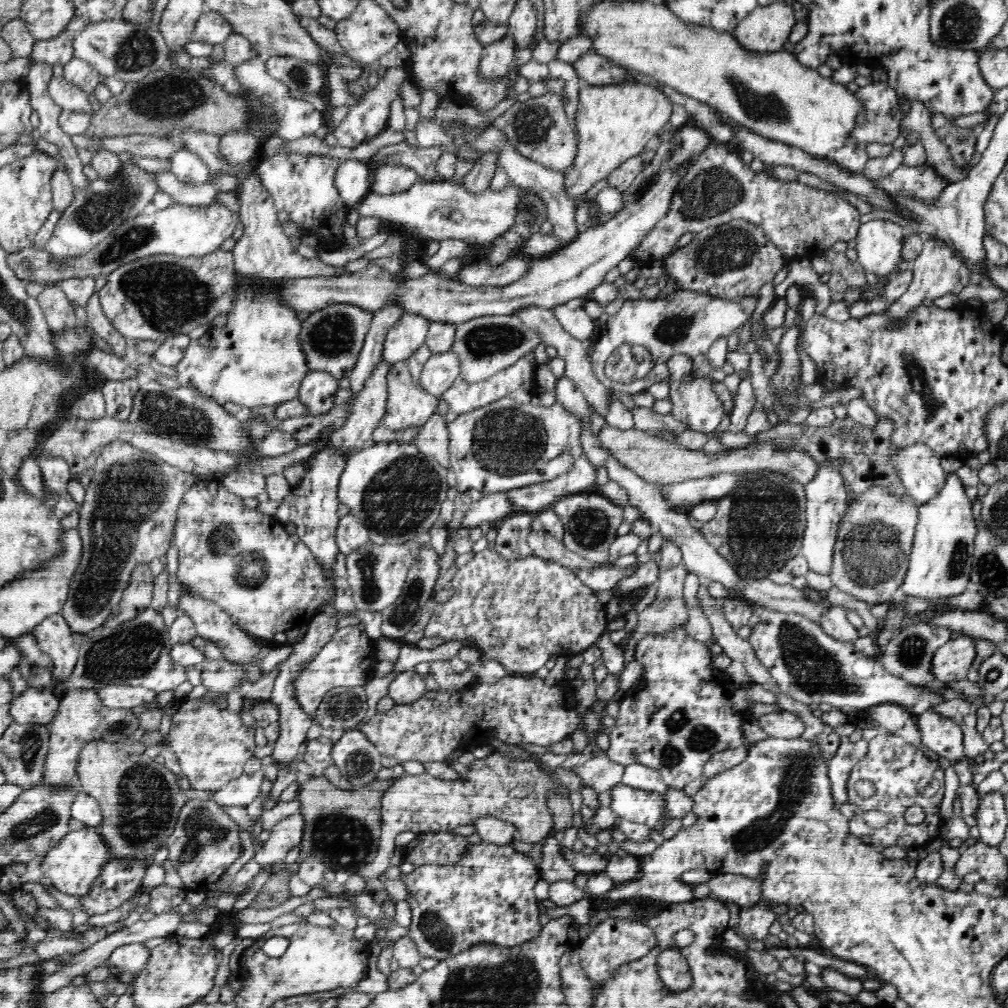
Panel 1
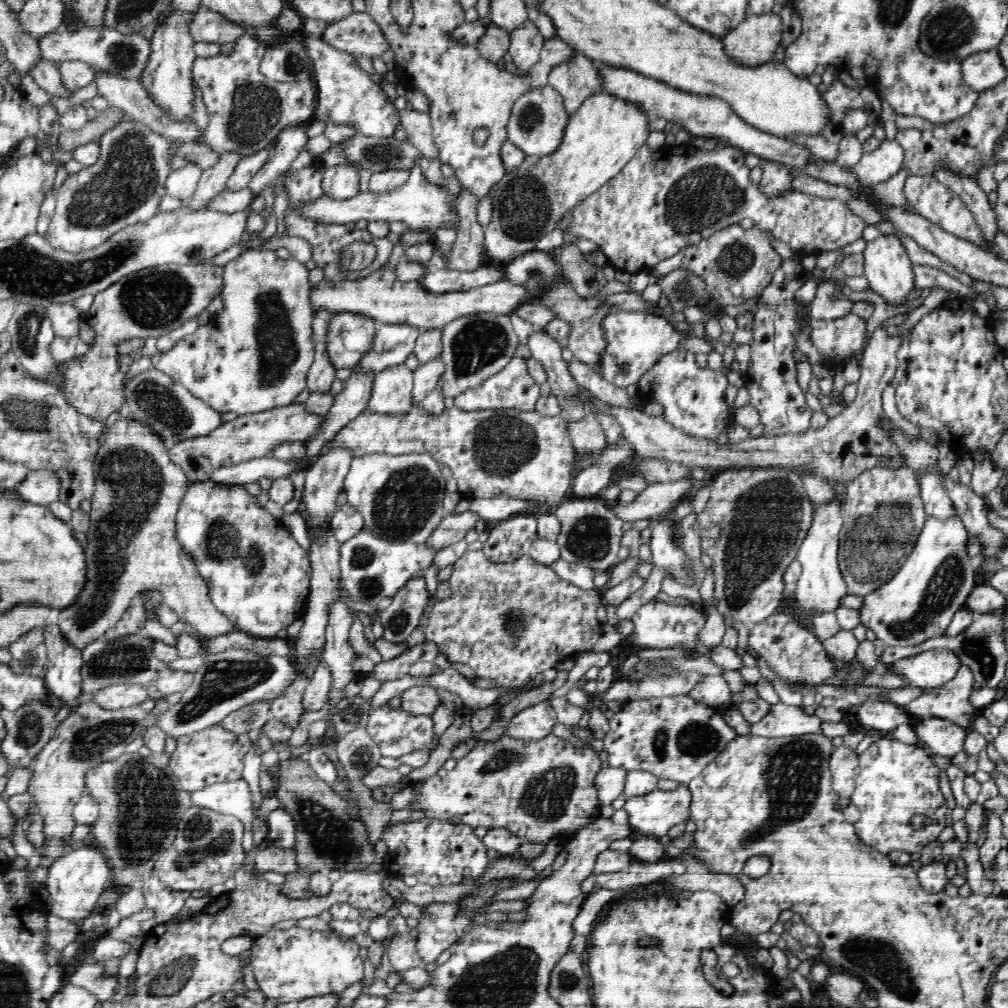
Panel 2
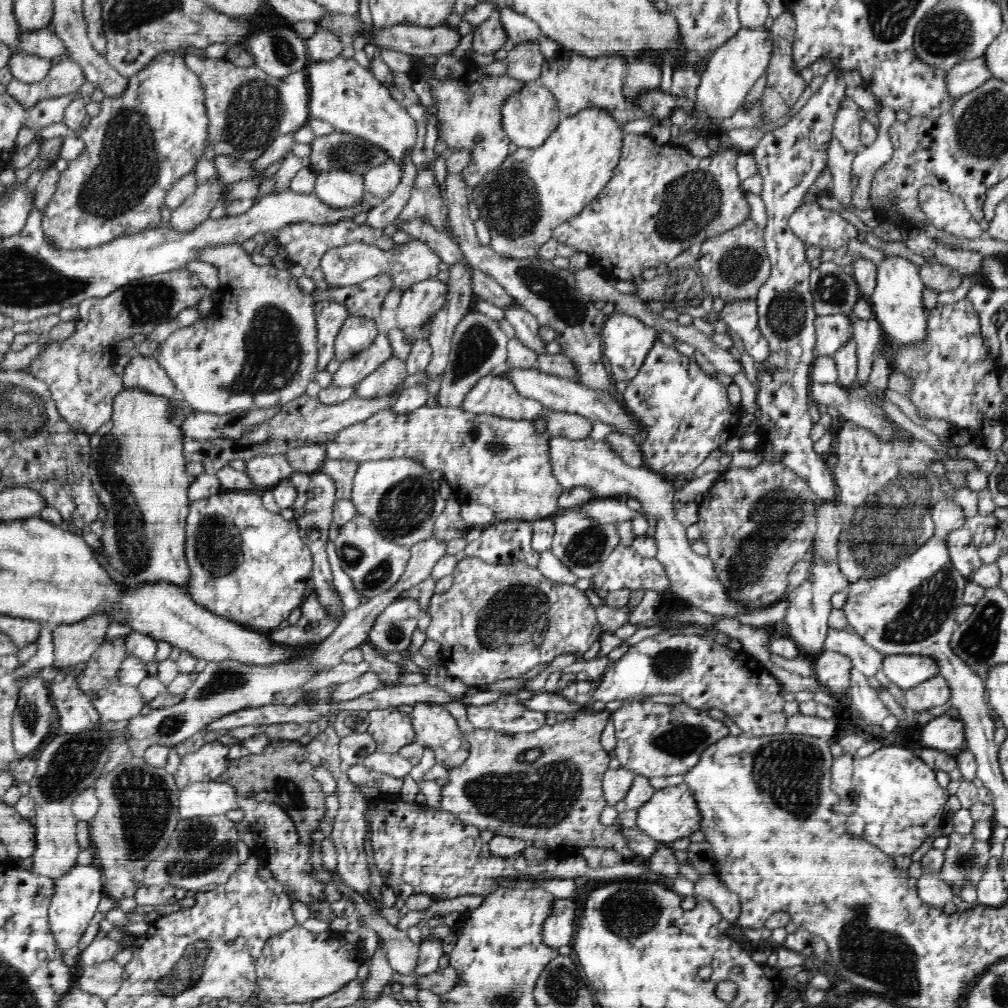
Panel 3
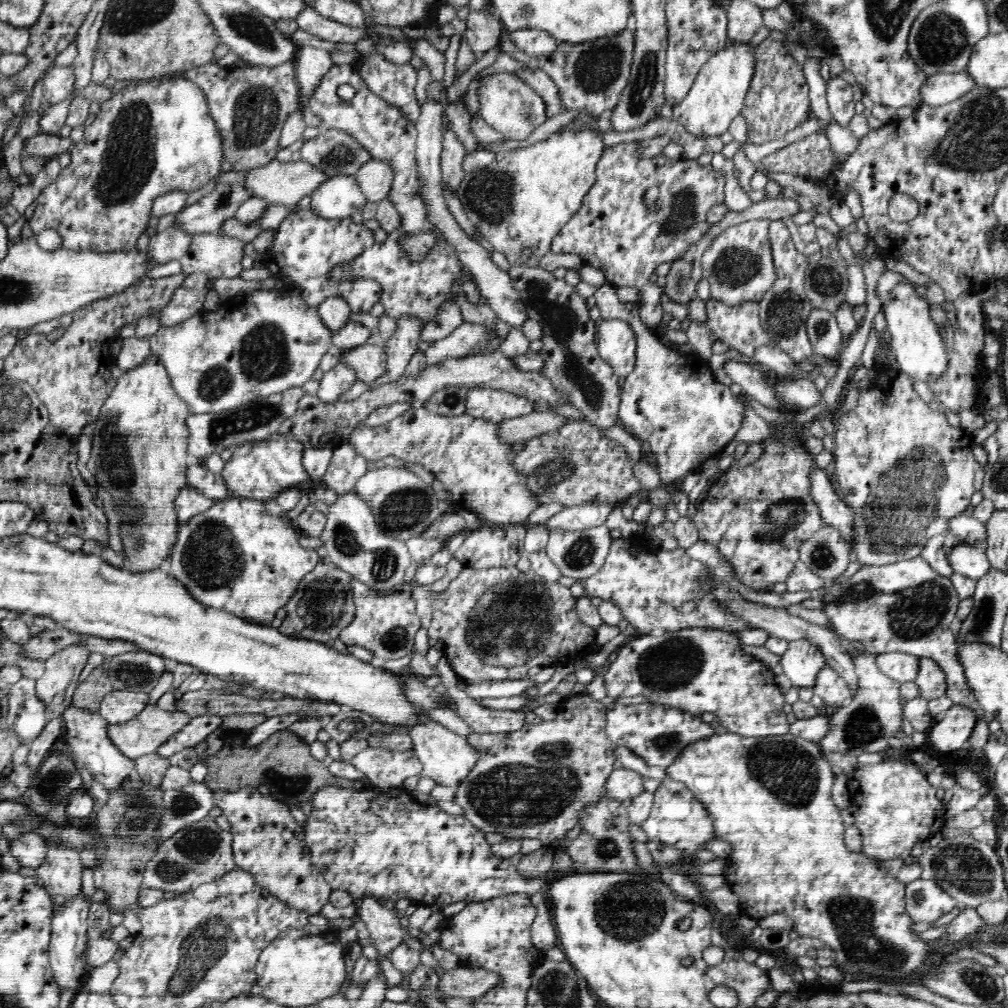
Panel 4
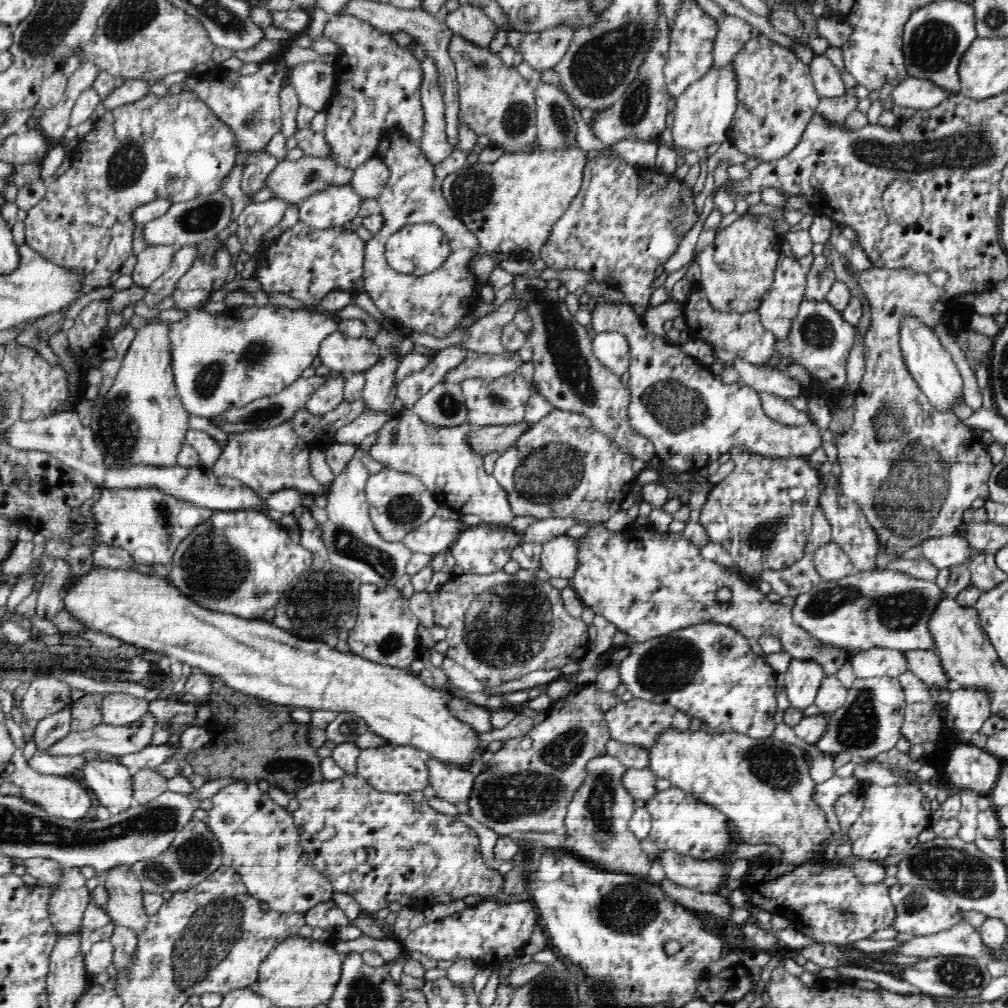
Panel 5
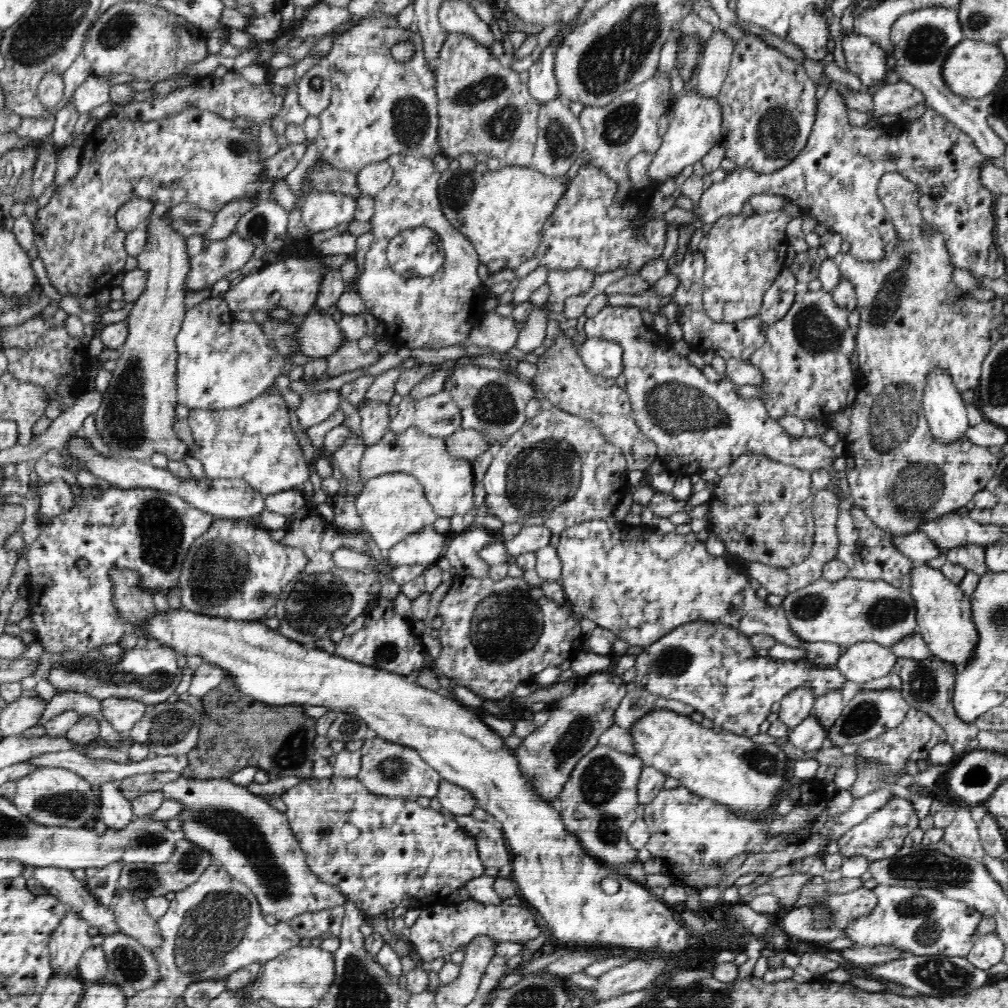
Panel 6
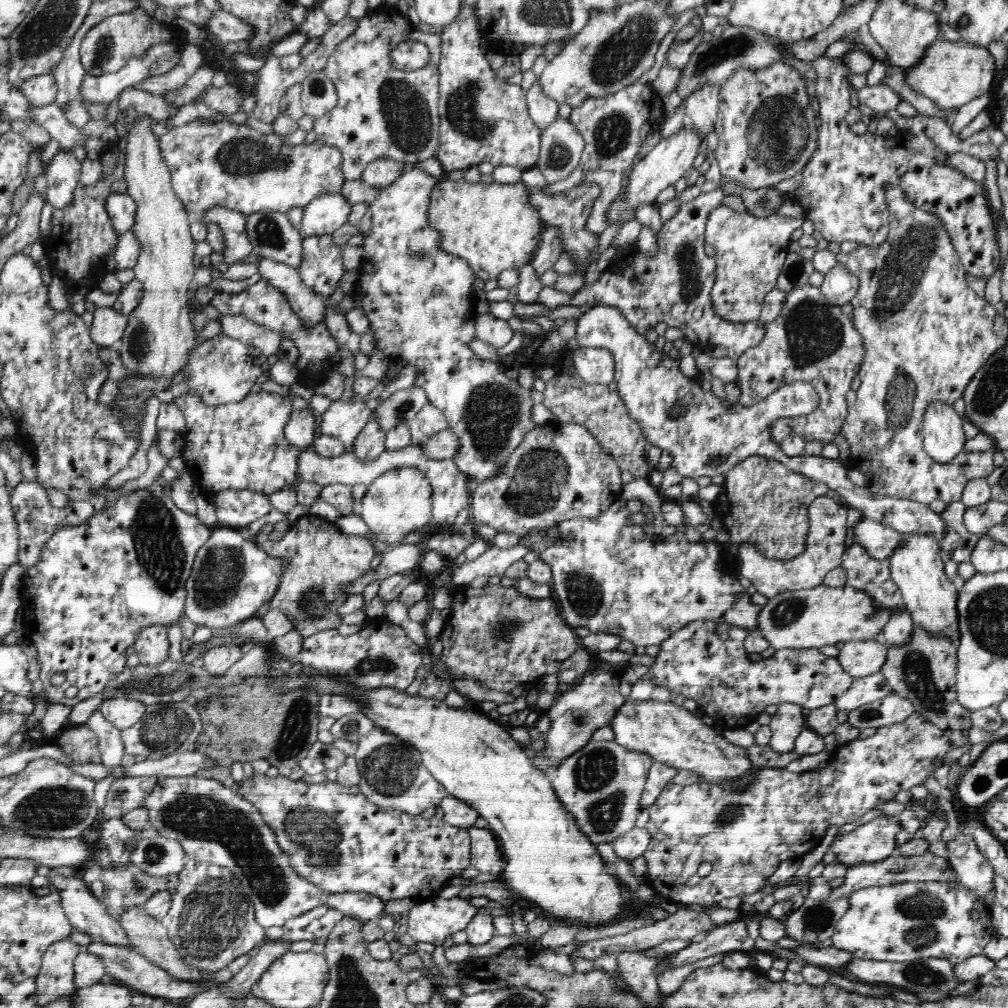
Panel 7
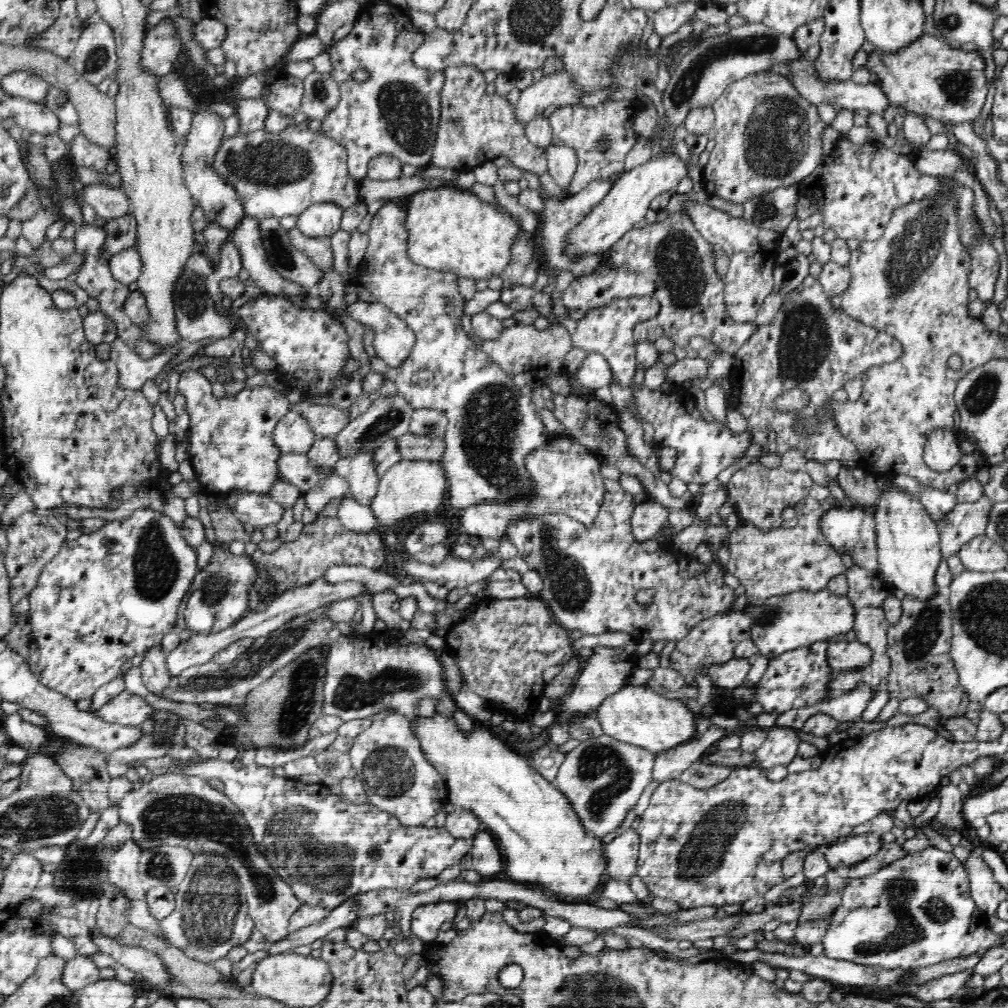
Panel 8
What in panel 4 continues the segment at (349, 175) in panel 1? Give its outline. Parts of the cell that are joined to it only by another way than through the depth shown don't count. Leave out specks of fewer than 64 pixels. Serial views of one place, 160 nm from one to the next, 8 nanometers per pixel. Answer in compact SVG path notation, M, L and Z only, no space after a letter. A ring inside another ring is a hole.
M332 175L326 178L311 196L311 213L326 220L348 218L355 212L361 212L368 202L355 175Z

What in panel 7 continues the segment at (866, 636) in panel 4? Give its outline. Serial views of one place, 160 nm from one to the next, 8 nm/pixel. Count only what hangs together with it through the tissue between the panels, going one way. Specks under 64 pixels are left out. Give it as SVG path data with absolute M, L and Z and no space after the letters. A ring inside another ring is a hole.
M821 585L809 590L787 591L768 599L768 603L762 607L758 614L758 633L775 650L780 650L780 648L819 649L828 644L839 646L853 640L878 640L882 639L884 626L888 624L892 614L896 614L898 610L906 610L906 606L902 604L898 607L882 609L882 607L876 607L876 604L878 603L868 593L858 591L850 586L835 588Z

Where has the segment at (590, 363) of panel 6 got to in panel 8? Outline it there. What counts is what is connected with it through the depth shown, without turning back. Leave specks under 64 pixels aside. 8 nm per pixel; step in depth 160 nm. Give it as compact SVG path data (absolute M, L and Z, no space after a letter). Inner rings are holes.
M589 352L589 355L580 363L575 374L577 384L593 391L606 386L613 379L609 362L598 353Z

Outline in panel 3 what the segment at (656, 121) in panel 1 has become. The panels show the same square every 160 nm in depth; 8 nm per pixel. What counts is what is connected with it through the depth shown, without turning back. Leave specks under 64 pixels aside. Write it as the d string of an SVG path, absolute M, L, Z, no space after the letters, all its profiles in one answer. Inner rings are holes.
M586 108L572 117L561 118L560 124L546 144L536 148L518 147L509 154L498 169L484 176L483 181L470 191L472 201L480 211L479 217L486 222L491 234L490 248L500 256L520 259L539 258L540 246L553 238L553 230L562 222L580 214L611 179L626 132L624 124L616 122L612 111L598 108Z

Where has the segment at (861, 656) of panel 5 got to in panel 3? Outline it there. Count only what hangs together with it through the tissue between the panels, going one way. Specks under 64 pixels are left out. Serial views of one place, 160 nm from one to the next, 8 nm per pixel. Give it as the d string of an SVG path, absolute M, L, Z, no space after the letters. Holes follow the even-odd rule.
M895 654L883 658L882 672L891 683L908 691L940 676L940 667L933 658L919 654Z

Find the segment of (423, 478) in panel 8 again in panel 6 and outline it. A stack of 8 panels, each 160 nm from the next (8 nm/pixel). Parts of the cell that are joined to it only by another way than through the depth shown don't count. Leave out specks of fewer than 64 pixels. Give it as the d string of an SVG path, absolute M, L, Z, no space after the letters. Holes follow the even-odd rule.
M406 473L381 474L365 481L363 489L355 499L355 507L365 530L383 553L418 532L420 528L430 526L437 517L420 481Z

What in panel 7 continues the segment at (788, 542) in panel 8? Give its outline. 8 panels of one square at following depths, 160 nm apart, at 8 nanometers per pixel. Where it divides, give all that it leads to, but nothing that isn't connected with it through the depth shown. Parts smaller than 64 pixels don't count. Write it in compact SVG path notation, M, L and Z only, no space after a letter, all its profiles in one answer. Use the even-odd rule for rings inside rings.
M827 495L814 498L807 510L809 531L806 536L806 548L800 556L792 558L792 560L771 560L765 558L760 552L756 551L751 544L740 544L733 547L733 553L740 559L740 575L750 580L752 585L756 587L758 594L763 594L767 599L774 598L778 594L787 591L809 590L816 586L823 585L825 577L837 567L841 567L842 556L846 549L846 535L848 526L846 525L846 516L848 516L847 505L840 505L834 499Z

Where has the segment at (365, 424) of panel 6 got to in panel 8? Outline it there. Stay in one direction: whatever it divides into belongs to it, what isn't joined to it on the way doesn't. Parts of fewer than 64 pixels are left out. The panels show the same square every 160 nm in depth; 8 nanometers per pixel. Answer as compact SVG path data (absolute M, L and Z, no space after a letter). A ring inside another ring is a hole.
M358 452L354 456L344 456L335 464L336 474L343 476L350 485L348 495L358 504L369 506L376 496L379 478L371 452Z

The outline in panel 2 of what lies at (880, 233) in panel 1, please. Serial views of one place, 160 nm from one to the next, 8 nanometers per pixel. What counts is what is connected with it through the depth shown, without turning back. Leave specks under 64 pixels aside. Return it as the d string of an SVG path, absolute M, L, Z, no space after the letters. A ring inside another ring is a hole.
M883 234L873 241L866 242L863 250L864 272L869 280L869 288L876 292L886 304L902 306L906 304L906 296L912 292L914 286L914 271L912 262L906 253L906 249L896 235Z

